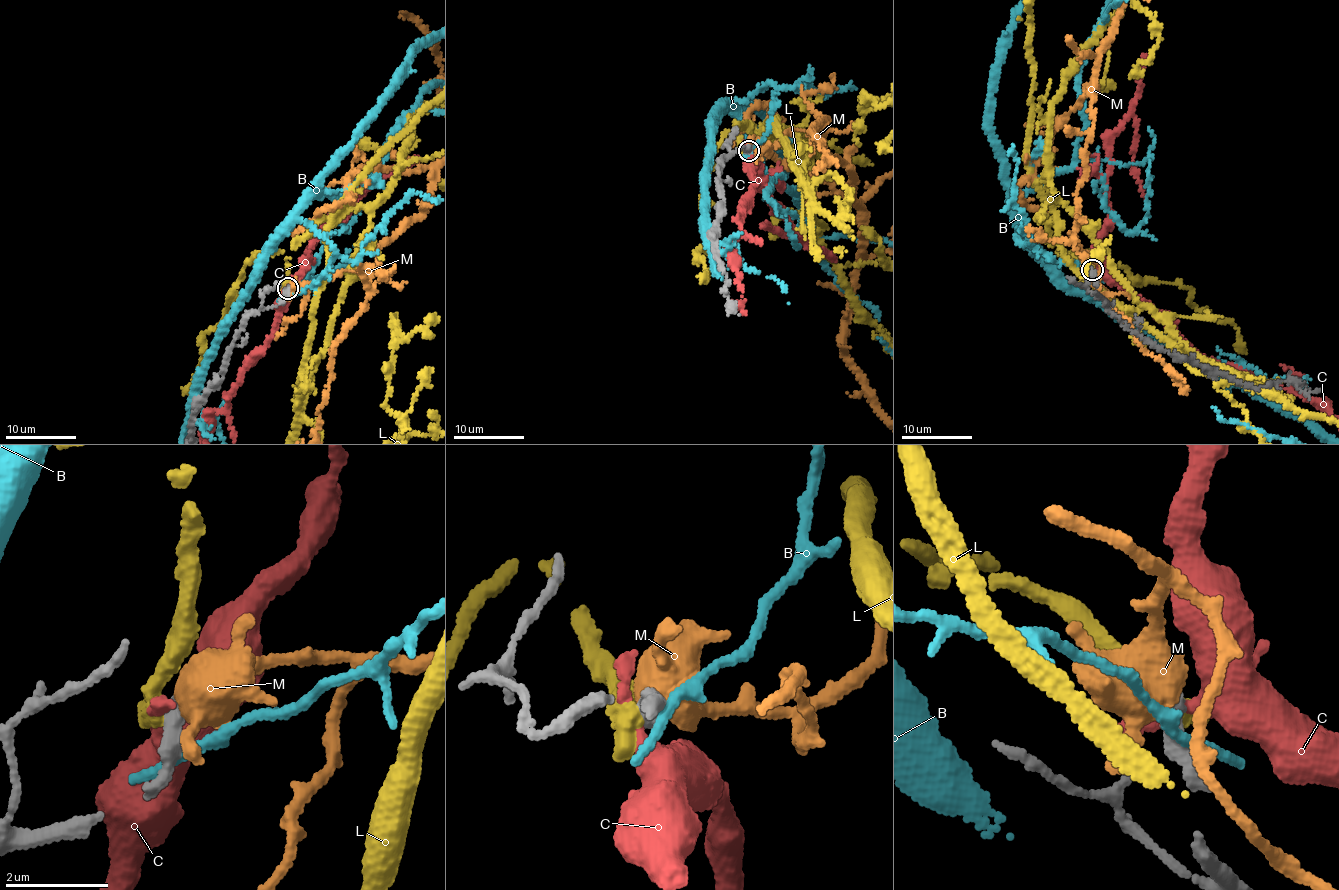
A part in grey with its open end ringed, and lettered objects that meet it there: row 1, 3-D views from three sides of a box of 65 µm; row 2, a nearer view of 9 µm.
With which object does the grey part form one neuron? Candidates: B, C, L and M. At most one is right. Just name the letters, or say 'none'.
none

